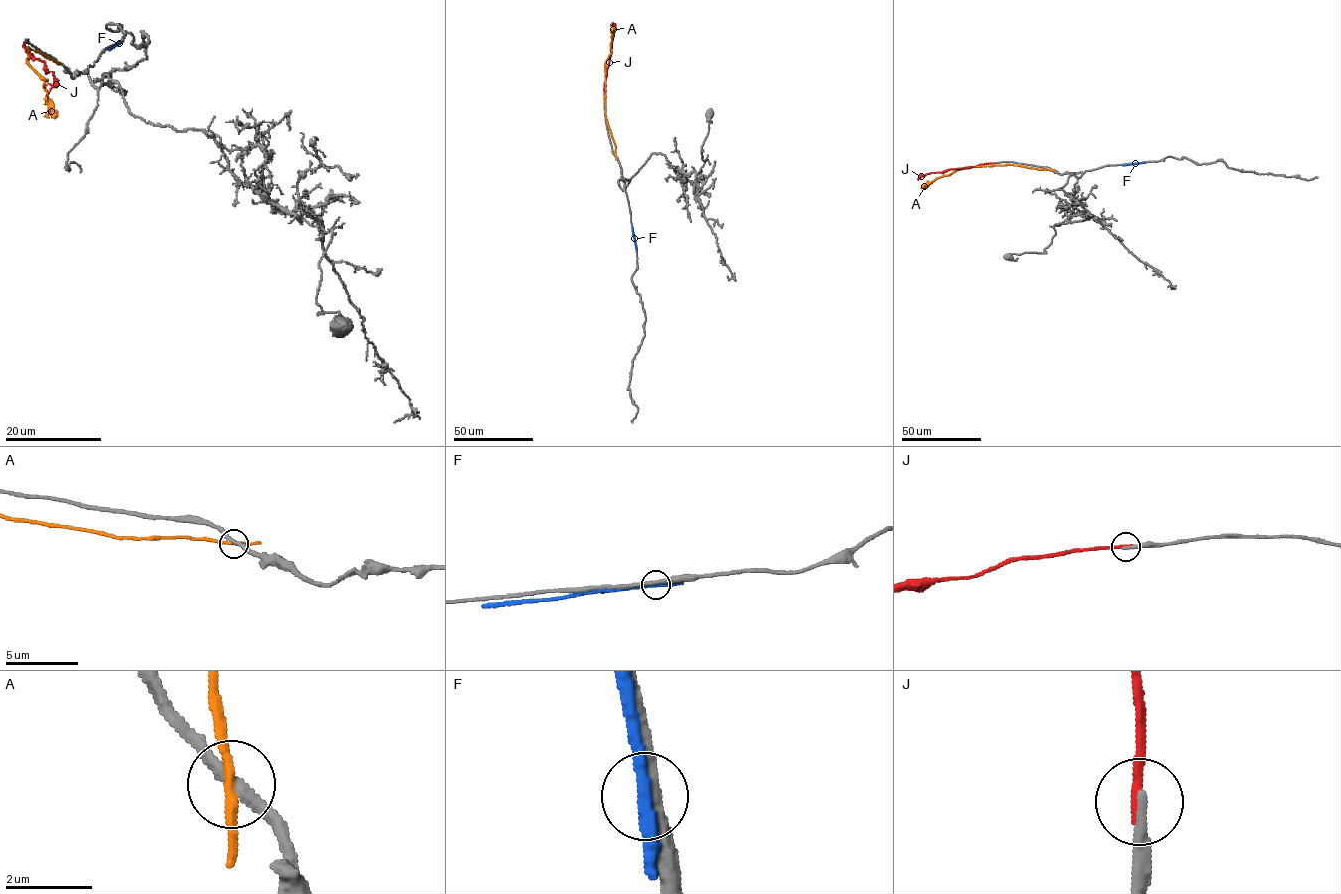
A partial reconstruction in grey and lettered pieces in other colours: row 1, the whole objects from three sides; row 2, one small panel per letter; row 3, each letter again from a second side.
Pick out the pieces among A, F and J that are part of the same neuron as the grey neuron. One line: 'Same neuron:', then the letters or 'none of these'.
Same neuron: none of these

